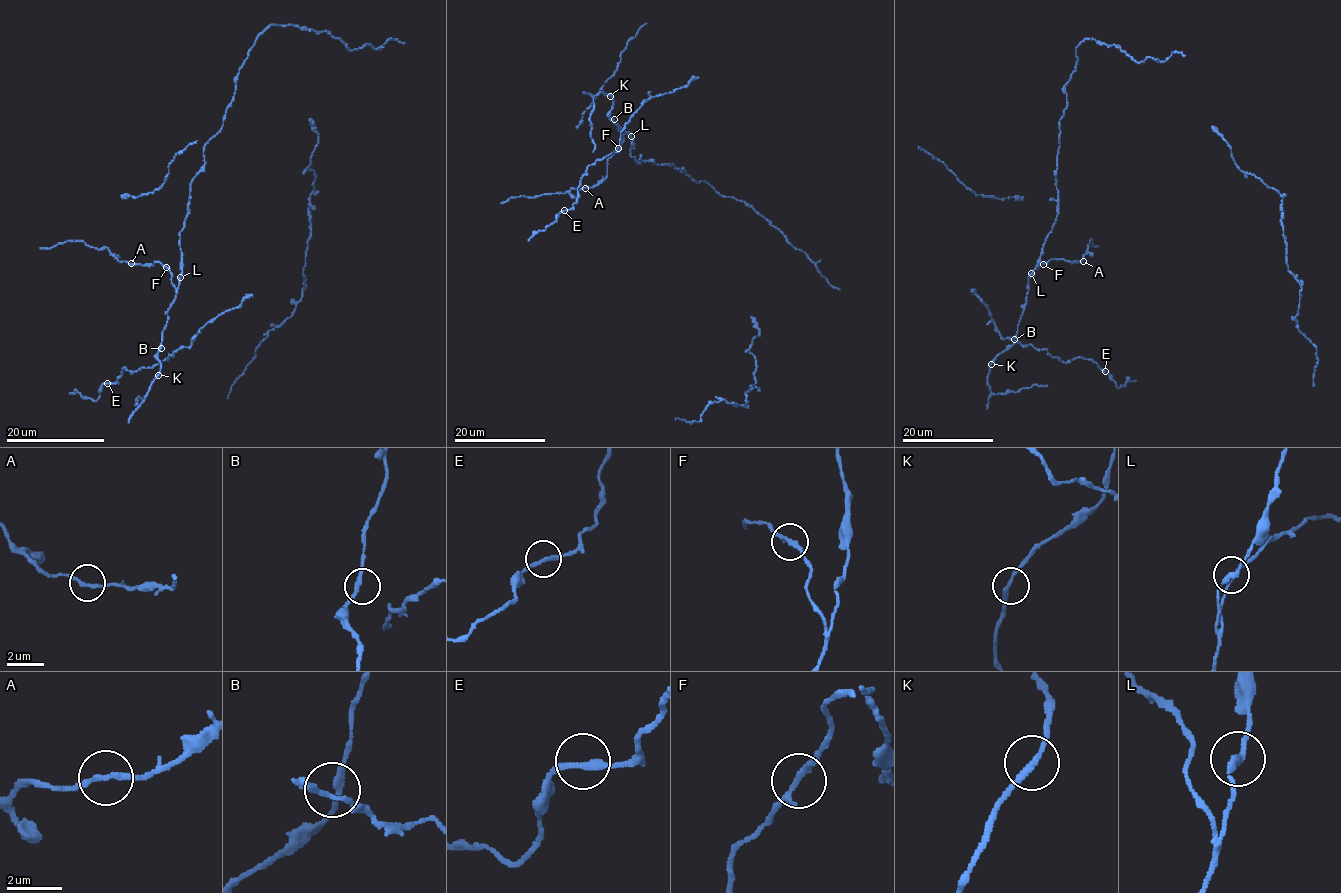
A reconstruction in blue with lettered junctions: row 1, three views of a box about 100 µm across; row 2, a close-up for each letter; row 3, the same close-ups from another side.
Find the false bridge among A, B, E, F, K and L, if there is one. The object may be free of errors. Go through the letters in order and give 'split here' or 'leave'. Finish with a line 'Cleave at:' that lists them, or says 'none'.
A: leave
B: leave
E: leave
F: leave
K: leave
L: leave
Cleave at: none

